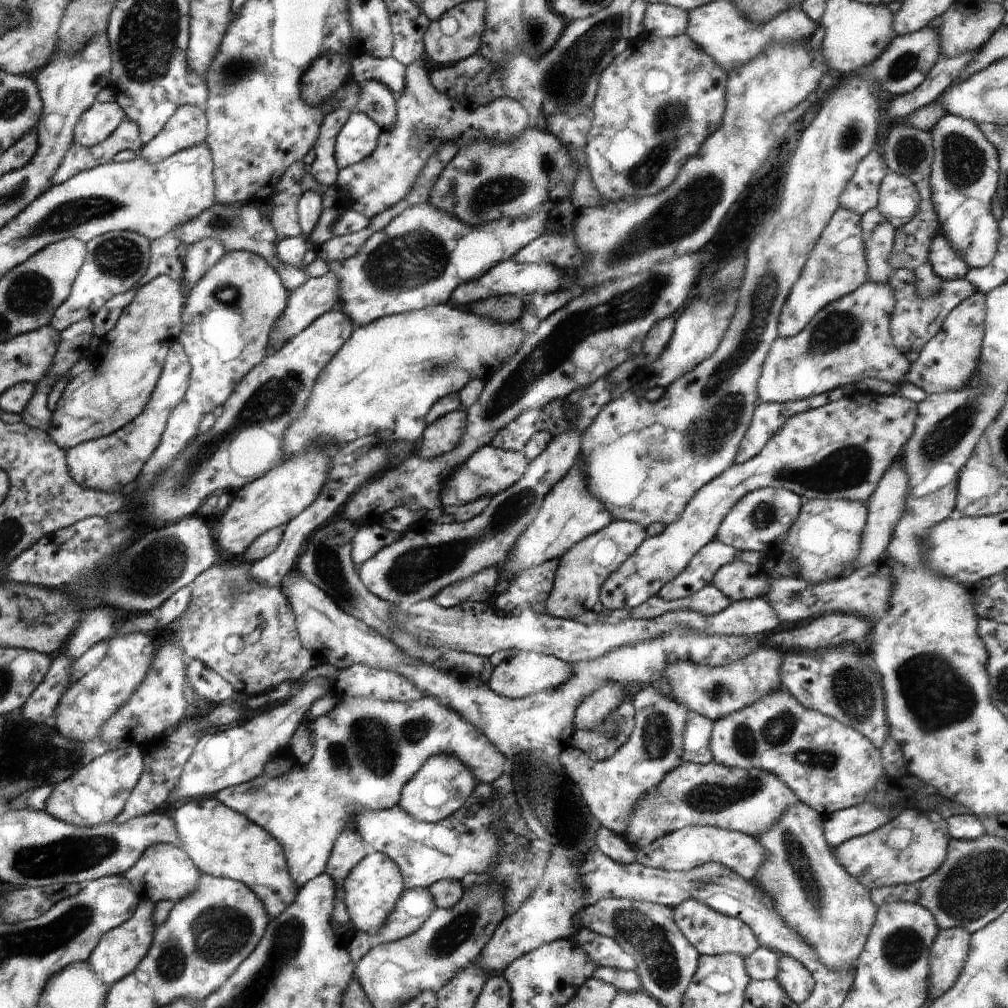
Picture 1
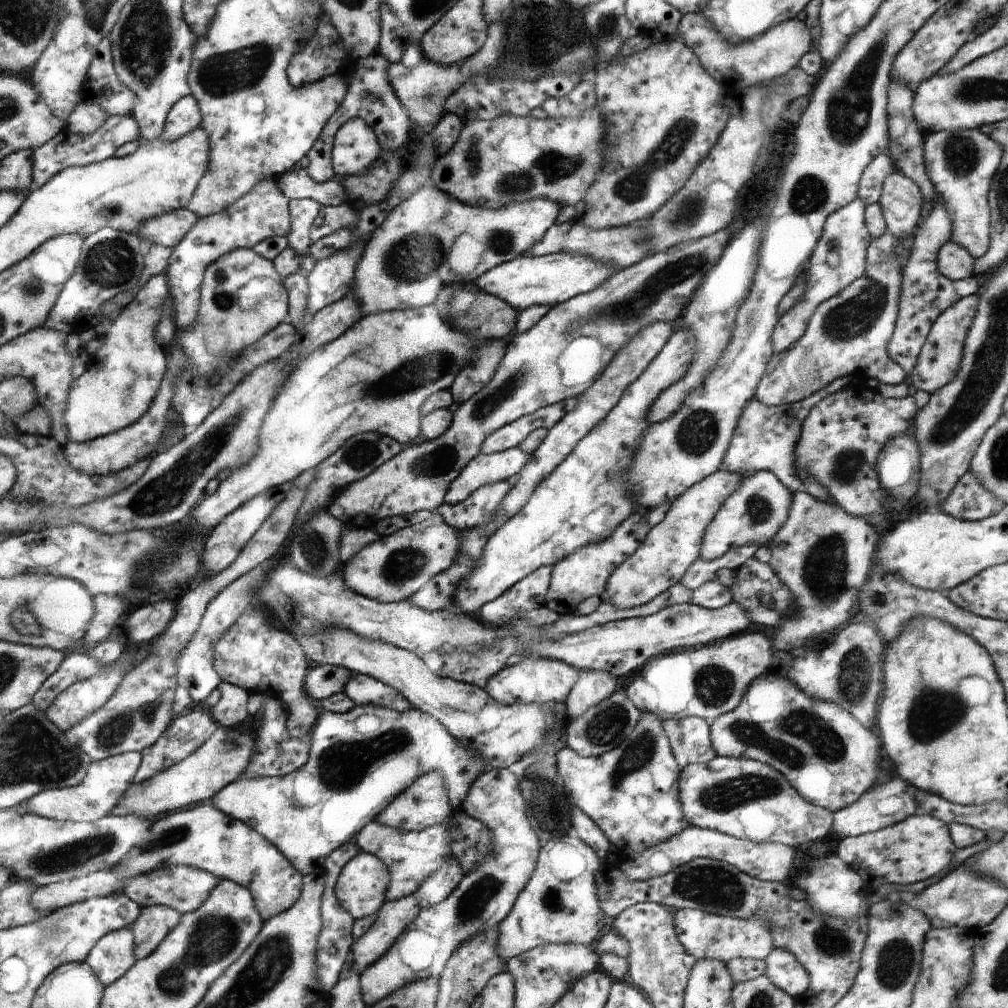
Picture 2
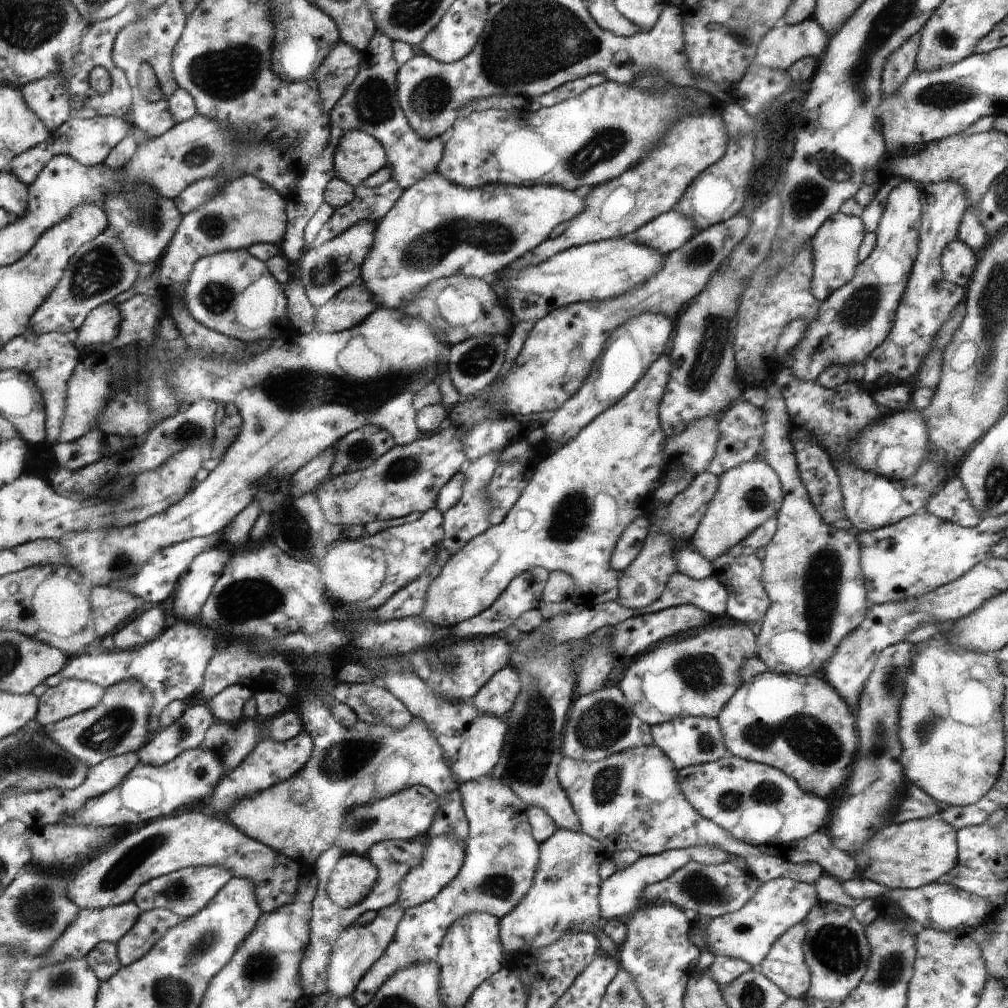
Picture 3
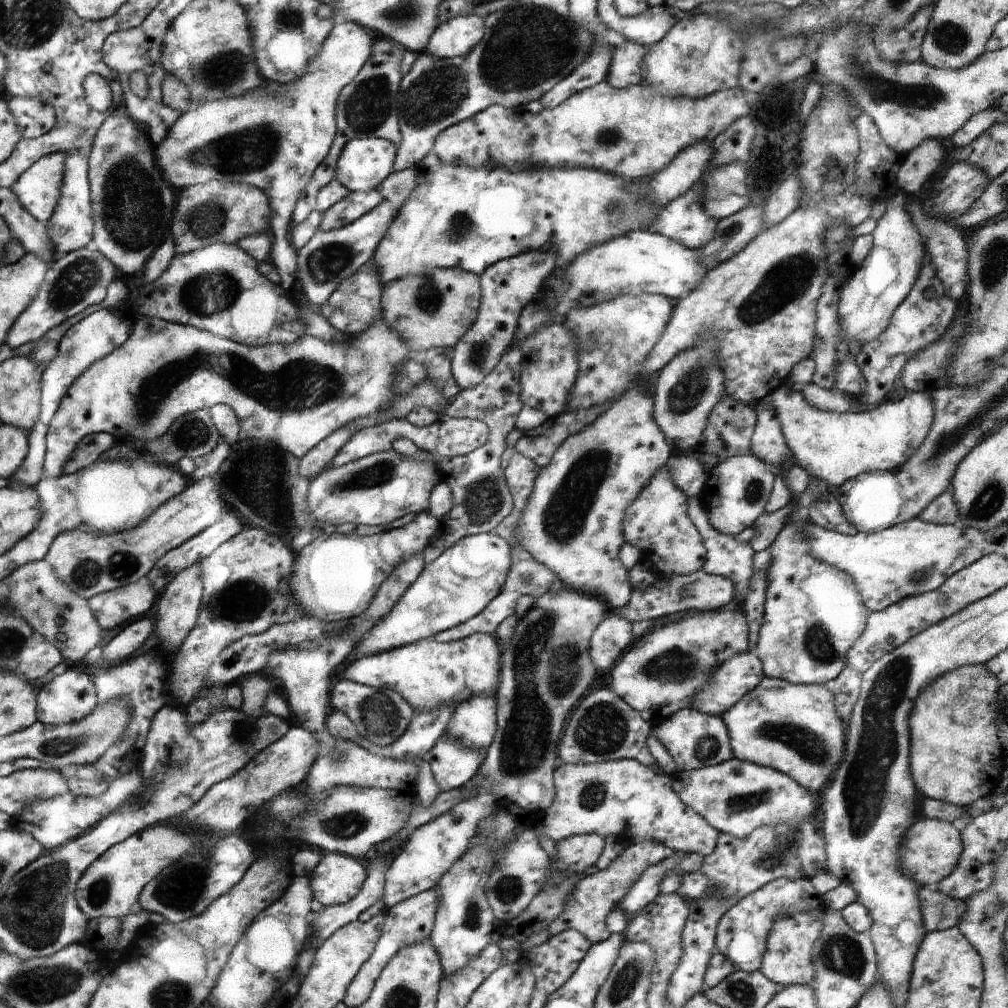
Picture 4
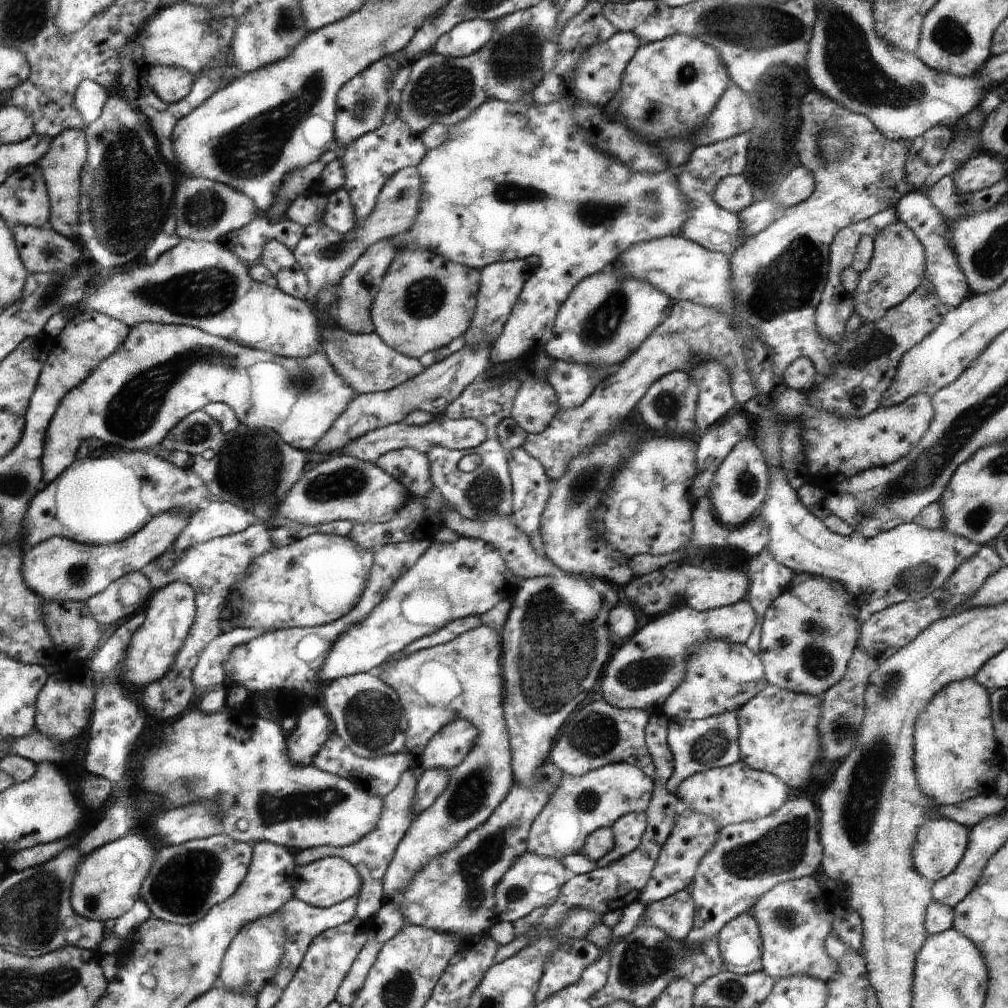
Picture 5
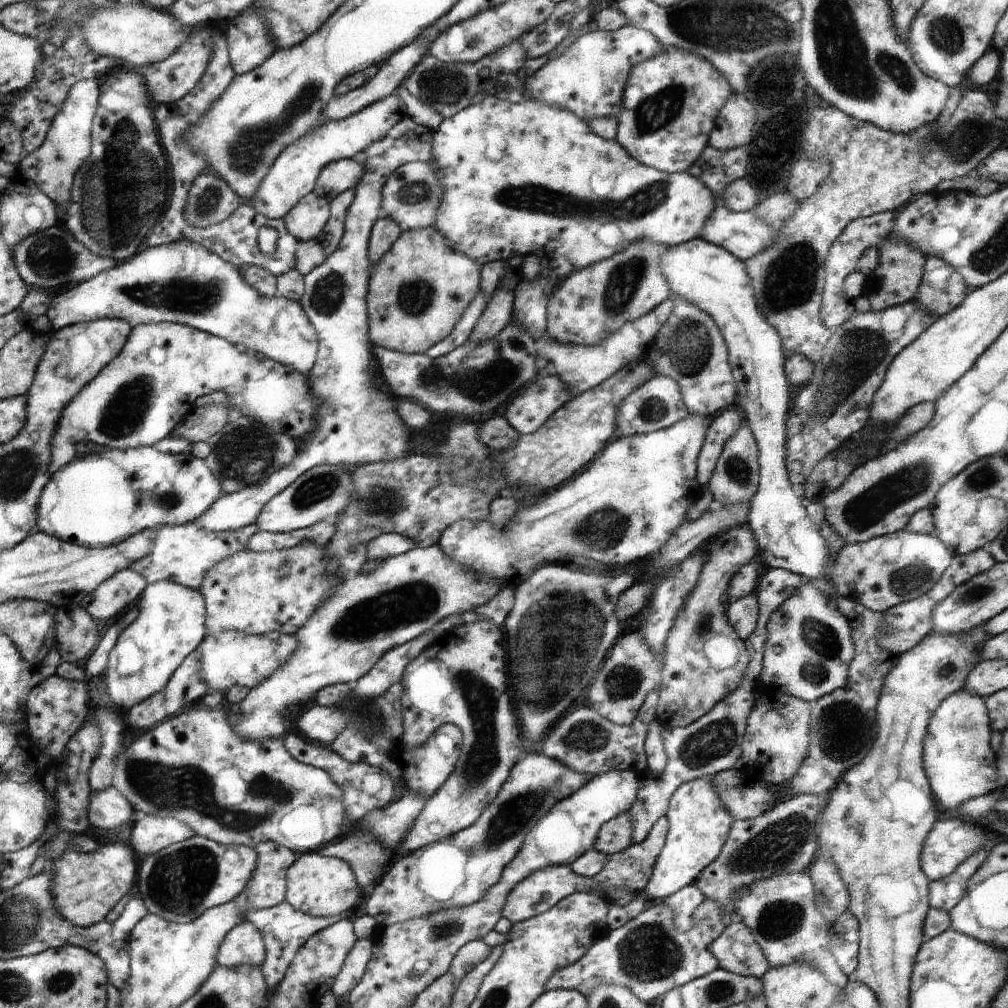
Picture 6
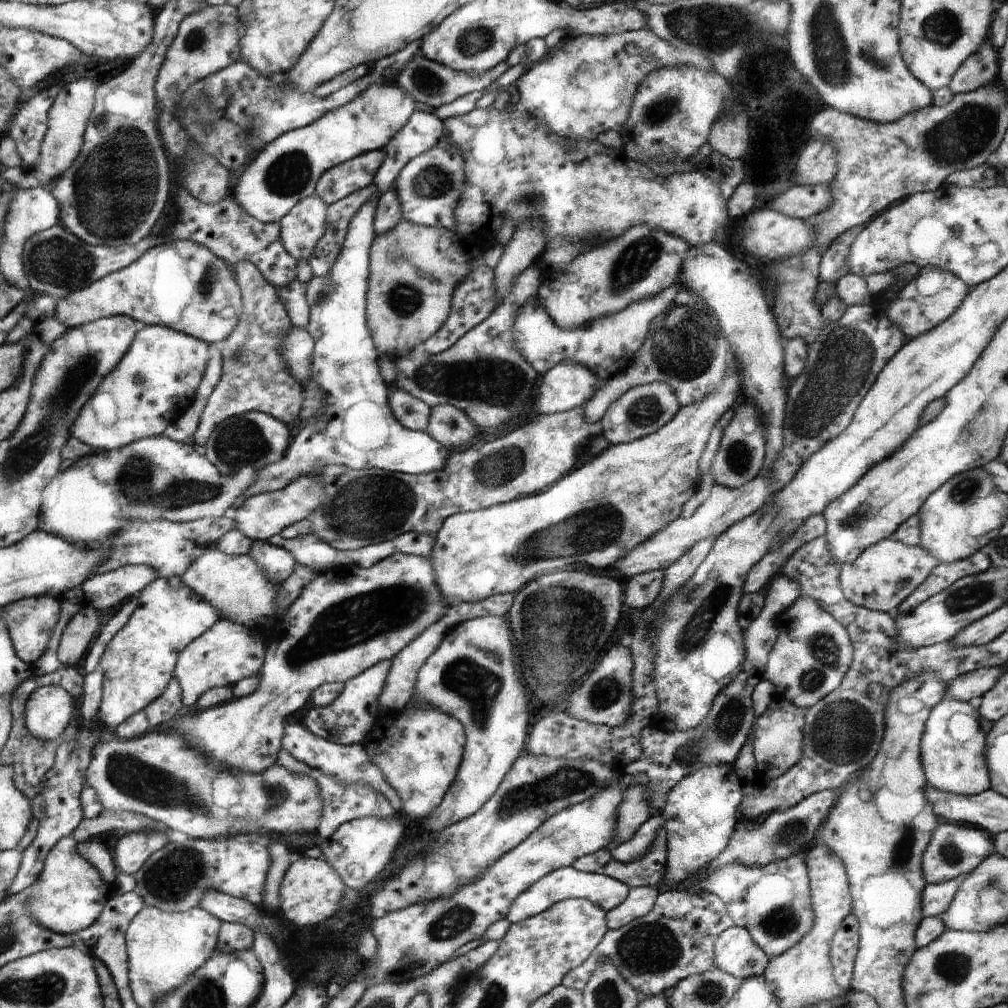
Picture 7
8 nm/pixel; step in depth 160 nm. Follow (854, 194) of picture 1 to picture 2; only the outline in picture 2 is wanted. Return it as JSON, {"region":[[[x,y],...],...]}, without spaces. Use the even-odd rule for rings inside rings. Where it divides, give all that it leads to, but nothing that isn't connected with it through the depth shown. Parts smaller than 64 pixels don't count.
{"region":[[[886,152],[879,154],[862,173],[859,180],[857,197],[868,205],[878,203],[885,178],[896,168]]]}

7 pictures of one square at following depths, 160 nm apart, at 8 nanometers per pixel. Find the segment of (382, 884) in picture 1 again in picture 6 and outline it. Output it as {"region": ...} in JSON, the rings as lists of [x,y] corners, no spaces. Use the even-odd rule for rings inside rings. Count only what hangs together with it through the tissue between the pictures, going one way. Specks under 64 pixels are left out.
{"region":[[[319,852],[304,853],[288,870],[288,896],[292,908],[318,917],[333,917],[350,910],[358,900],[358,884],[350,865],[336,857],[327,857]]]}

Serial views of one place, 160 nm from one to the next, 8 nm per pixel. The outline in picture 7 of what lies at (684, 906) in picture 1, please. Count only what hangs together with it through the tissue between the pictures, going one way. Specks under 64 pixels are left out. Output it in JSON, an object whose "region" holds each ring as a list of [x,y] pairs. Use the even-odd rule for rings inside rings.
{"region":[[[737,924],[717,938],[715,953],[715,968],[743,980],[763,975],[769,962],[746,928]]]}

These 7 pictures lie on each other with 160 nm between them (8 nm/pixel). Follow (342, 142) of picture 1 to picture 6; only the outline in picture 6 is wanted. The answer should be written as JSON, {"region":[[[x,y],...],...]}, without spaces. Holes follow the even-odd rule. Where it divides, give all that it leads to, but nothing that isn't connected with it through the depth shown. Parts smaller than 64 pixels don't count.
{"region":[[[404,117],[381,140],[374,141],[369,148],[360,152],[365,171],[354,188],[355,195],[345,216],[343,237],[336,250],[328,255],[320,266],[303,277],[305,291],[299,300],[306,314],[309,315],[310,322],[317,329],[321,341],[320,349],[317,350],[316,364],[313,368],[314,374],[311,372],[308,376],[310,386],[314,386],[313,393],[322,402],[320,404],[322,408],[317,410],[318,426],[314,428],[314,434],[310,434],[308,440],[304,442],[304,450],[298,450],[297,456],[288,466],[272,473],[264,482],[254,484],[254,486],[246,486],[245,489],[237,493],[218,498],[218,501],[204,516],[197,518],[196,524],[198,527],[202,527],[204,530],[222,532],[237,531],[251,525],[256,522],[258,515],[272,497],[276,497],[278,493],[292,485],[302,473],[312,469],[313,466],[340,465],[345,468],[357,468],[366,463],[402,460],[402,456],[408,454],[408,450],[410,450],[410,444],[406,444],[408,442],[408,430],[404,430],[404,424],[398,418],[398,414],[394,412],[388,394],[380,388],[374,388],[374,384],[372,384],[372,372],[370,372],[372,358],[370,358],[370,340],[368,340],[368,295],[366,294],[366,288],[369,288],[369,278],[372,276],[369,241],[372,238],[373,226],[382,214],[384,186],[387,184],[388,178],[406,163],[414,161],[428,163],[432,159],[434,134],[435,131],[430,127],[422,126],[414,120]]]}

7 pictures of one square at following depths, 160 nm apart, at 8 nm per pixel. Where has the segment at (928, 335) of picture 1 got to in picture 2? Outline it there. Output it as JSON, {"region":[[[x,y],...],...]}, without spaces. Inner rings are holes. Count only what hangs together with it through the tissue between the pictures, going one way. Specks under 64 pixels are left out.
{"region":[[[937,194],[931,213],[917,226],[915,239],[908,262],[902,267],[902,286],[900,287],[899,311],[889,345],[888,356],[898,363],[906,374],[912,372],[924,341],[931,332],[934,321],[955,302],[976,295],[981,291],[982,280],[972,274],[965,283],[946,278],[937,267],[937,254],[946,241],[951,240],[952,217],[943,199]]]}

